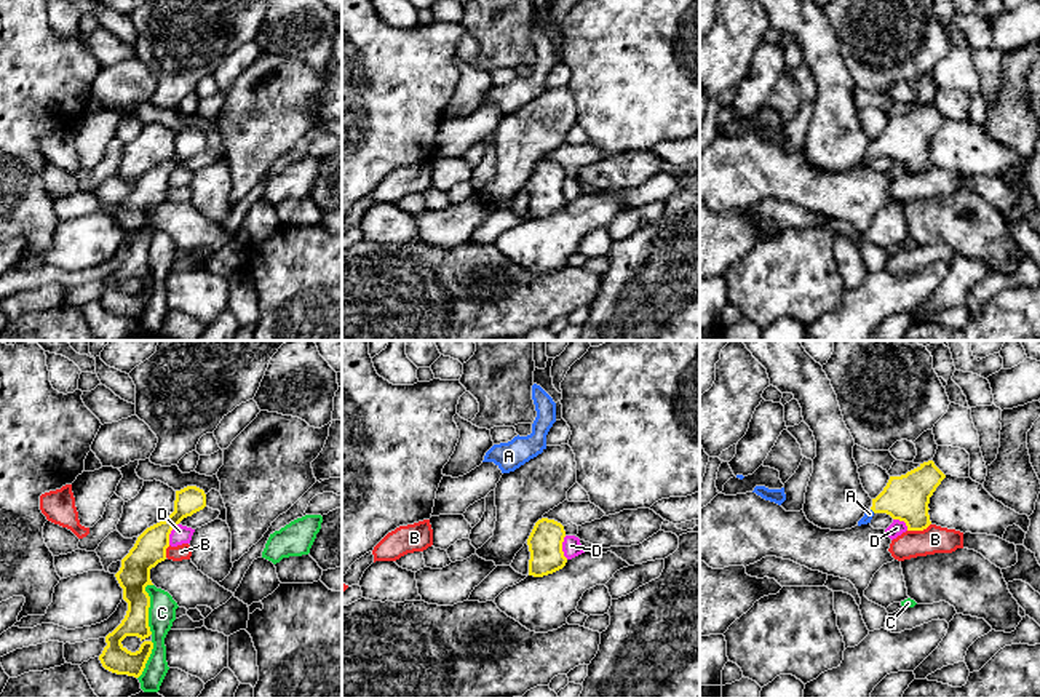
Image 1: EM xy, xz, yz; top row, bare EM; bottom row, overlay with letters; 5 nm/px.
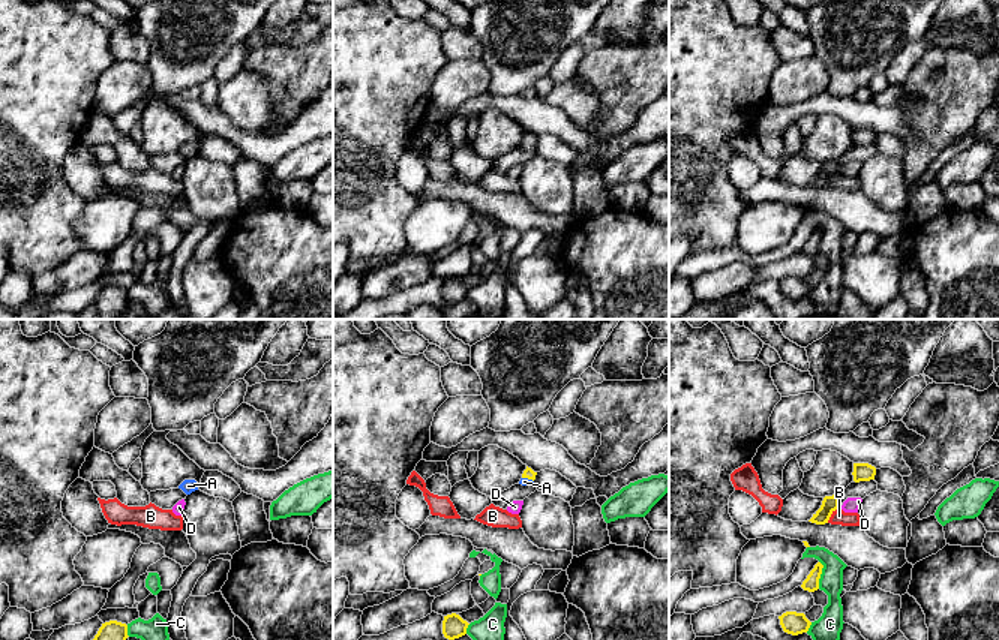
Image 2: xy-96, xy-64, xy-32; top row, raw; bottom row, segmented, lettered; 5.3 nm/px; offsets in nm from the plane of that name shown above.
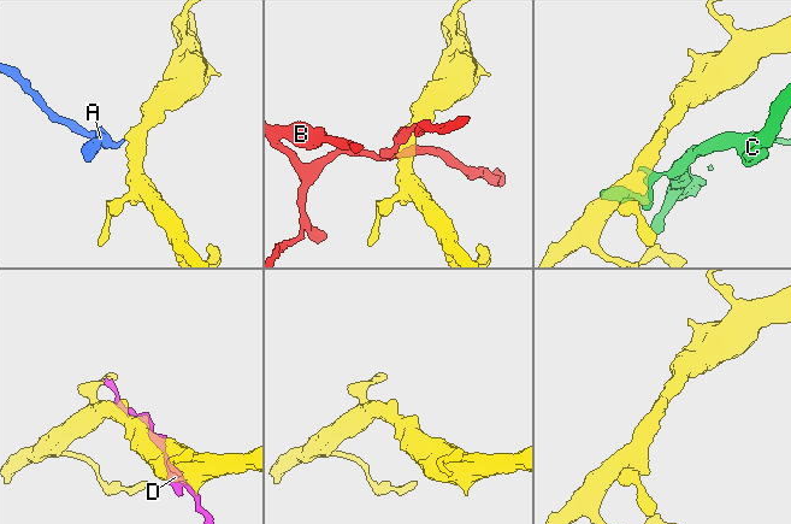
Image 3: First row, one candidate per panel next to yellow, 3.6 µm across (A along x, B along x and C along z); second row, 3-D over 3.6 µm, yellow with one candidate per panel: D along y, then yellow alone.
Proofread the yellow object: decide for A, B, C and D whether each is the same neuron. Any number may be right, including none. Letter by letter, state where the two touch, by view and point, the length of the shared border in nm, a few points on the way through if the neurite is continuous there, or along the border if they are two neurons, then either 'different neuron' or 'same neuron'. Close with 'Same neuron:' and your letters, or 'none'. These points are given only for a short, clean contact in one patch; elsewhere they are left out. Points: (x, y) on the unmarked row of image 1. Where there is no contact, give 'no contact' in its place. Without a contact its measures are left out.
A: yz (873, 152) | 30 nm | across yz (906, 139), (884, 144), (873, 152), (869, 155) | same neuron
B: yz (919, 171) | 130 nm | along yz (930, 165), (922, 171), (908, 173) | different neuron
C: xy (147, 251) | 260 nm | different neuron
D: xz (561, 189) | 120 nm | different neuron
Same neuron: A

